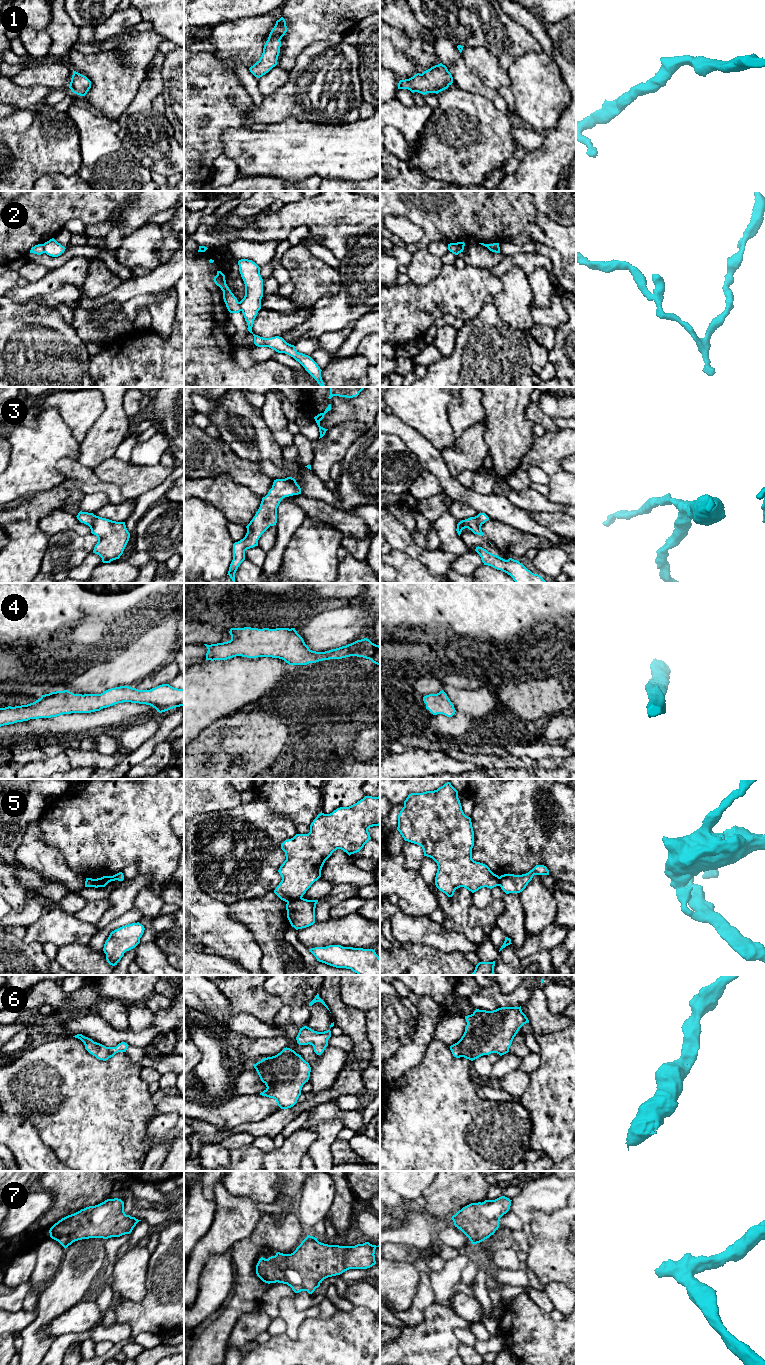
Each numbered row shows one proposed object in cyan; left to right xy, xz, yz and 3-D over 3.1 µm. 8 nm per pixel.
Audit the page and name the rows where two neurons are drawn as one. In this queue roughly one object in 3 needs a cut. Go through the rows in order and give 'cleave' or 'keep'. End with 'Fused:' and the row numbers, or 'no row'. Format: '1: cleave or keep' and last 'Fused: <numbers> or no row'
1: keep
2: cleave
3: keep
4: keep
5: cleave
6: keep
7: keep
Fused: 2, 5

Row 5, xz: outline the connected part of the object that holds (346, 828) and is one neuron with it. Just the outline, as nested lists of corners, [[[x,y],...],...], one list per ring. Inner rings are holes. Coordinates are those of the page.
[[[365,796],[357,803],[337,808],[330,814],[321,812],[311,823],[308,834],[296,834],[281,844],[286,860],[278,870],[282,880],[274,893],[285,902],[302,898],[311,885],[321,877],[322,867],[334,851],[341,849],[349,856],[359,852],[371,839],[368,829],[379,825],[380,796]]]

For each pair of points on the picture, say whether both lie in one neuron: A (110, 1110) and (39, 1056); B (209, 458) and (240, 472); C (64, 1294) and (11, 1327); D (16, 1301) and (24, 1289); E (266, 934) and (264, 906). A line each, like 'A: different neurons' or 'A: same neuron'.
A: same neuron
B: same neuron
C: different neurons
D: same neuron
E: same neuron

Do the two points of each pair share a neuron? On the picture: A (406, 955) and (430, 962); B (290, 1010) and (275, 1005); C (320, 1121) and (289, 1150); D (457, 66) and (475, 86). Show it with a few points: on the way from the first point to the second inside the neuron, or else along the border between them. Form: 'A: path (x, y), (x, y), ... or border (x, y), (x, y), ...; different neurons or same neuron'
A: path (412, 961), (424, 962); same neuron
B: border (283, 1005), (274, 1019), (274, 1024), (296, 1025); different neurons
C: border (306, 1127), (313, 1130), (317, 1135), (307, 1152); different neurons
D: path (460, 71), (470, 81); same neuron

